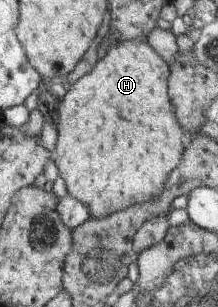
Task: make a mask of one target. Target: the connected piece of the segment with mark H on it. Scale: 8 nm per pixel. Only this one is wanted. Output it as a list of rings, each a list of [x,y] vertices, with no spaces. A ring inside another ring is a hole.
[[[120,41],[114,47],[108,48],[101,53],[98,63],[94,69],[87,75],[84,75],[80,80],[71,85],[67,92],[60,96],[58,112],[58,139],[56,141],[56,153],[54,153],[54,162],[60,172],[61,177],[66,182],[68,194],[73,199],[82,201],[90,207],[90,214],[93,217],[108,217],[115,212],[126,210],[131,206],[150,201],[156,198],[156,195],[161,195],[164,191],[166,179],[170,176],[170,171],[180,163],[182,153],[185,151],[183,144],[183,130],[176,119],[174,105],[172,104],[169,95],[169,64],[160,57],[160,55],[147,43],[147,41]]]

